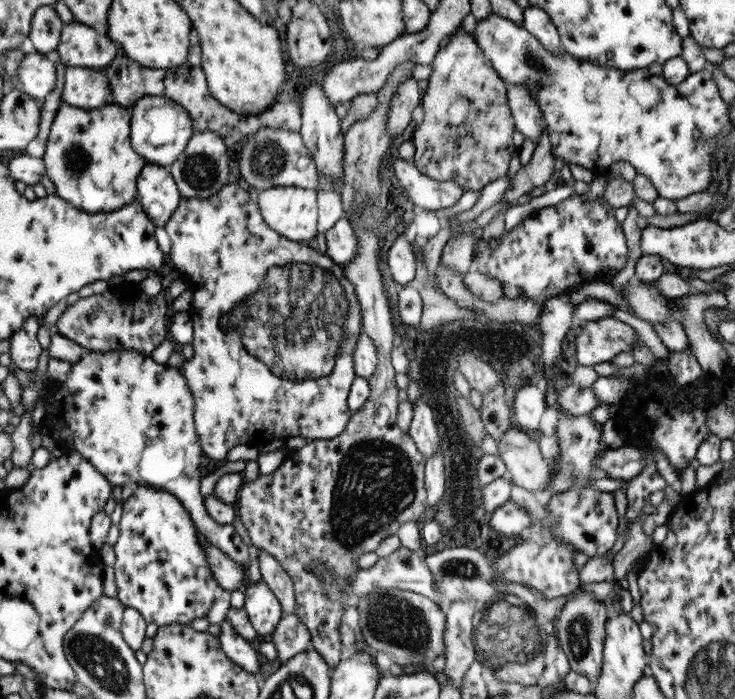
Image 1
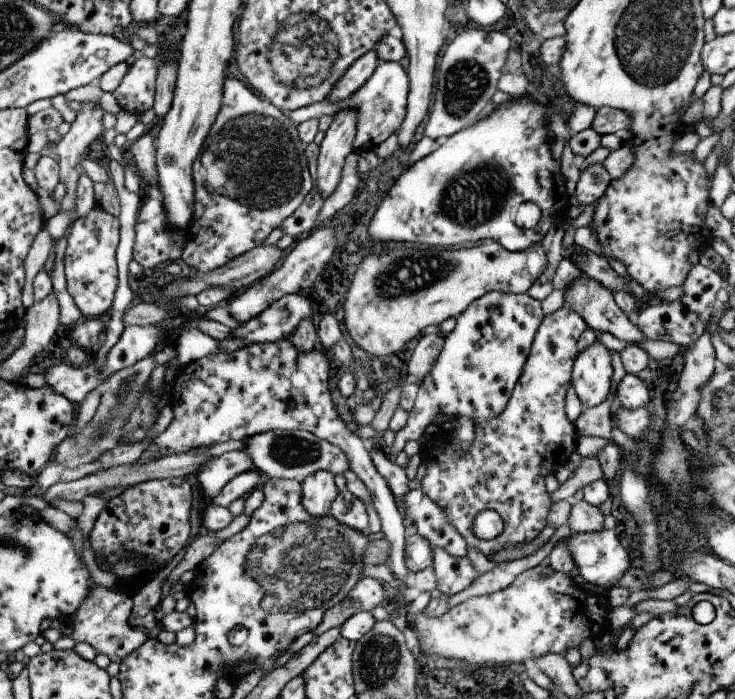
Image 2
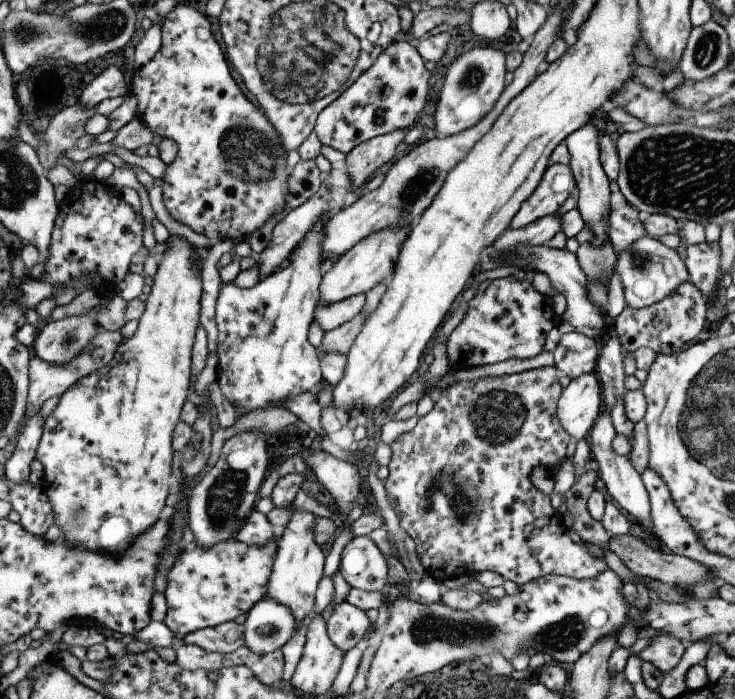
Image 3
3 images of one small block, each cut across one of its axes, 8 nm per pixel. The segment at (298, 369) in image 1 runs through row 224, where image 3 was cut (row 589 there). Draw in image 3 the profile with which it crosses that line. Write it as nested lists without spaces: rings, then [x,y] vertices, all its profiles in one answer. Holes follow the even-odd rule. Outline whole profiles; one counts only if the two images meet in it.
[[[234,537],[212,544],[209,548],[192,544],[183,549],[166,572],[166,585],[162,592],[166,600],[166,613],[163,622],[178,638],[187,633],[213,627],[225,621],[233,621],[235,616],[245,614],[259,599],[266,596],[266,586],[277,550],[276,539],[264,545],[243,544]]]

